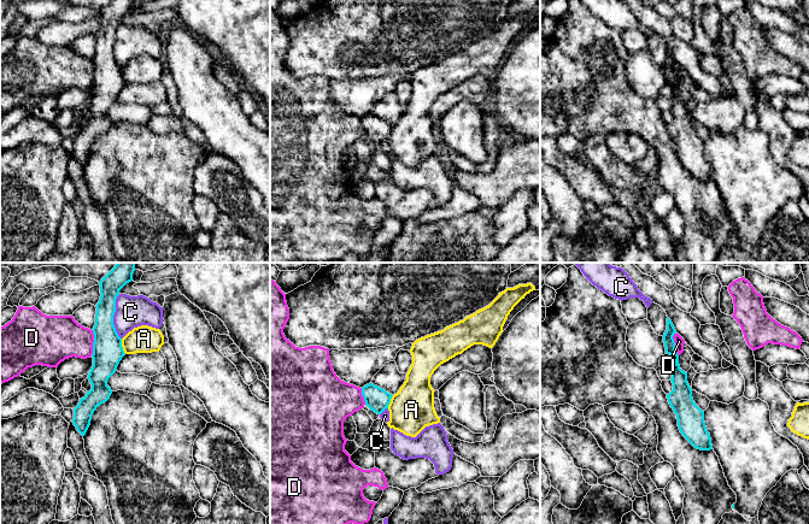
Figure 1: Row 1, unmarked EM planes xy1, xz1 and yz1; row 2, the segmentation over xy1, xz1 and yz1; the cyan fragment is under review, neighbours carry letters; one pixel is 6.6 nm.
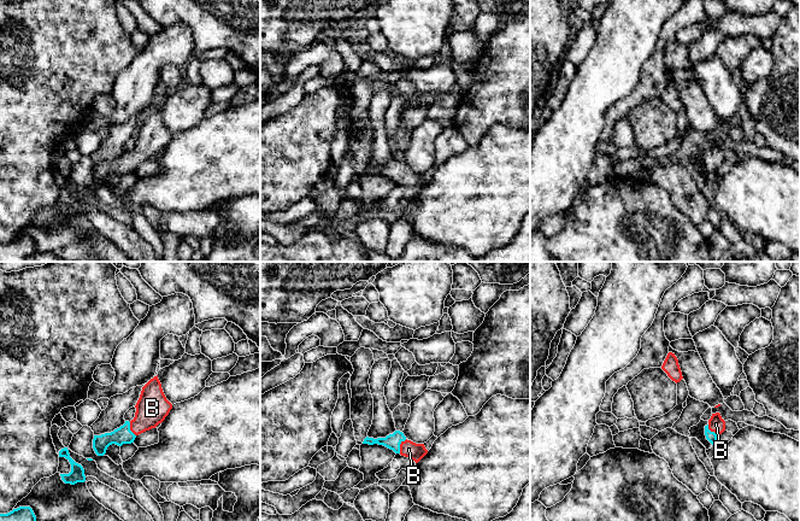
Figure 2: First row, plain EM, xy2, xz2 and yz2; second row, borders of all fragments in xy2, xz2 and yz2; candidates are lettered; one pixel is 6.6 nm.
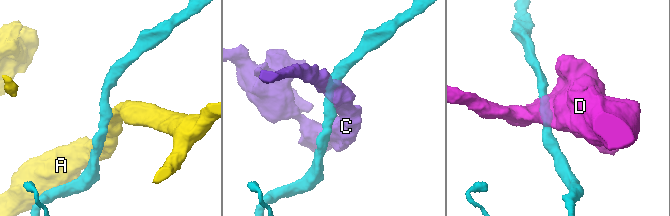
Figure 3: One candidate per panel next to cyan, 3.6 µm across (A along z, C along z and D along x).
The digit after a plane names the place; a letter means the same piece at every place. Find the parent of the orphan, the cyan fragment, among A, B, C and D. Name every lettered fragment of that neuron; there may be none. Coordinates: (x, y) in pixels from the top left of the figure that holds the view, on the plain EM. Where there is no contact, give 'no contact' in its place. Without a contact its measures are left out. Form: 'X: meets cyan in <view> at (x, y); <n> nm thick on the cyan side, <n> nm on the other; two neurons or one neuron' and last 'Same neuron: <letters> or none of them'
A: meets cyan in xy1 at (121, 76); 200 nm thick on the cyan side, 180 nm on the other; two neurons
B: meets cyan in xz2 at (399, 175); 100 nm thick on the cyan side, 110 nm on the other; one neuron
C: meets cyan in xy1 at (112, 47); 200 nm thick on the cyan side, 200 nm on the other; two neurons
D: meets cyan in xy1 at (93, 74); 200 nm thick on the cyan side, 300 nm on the other; two neurons
Same neuron: B

